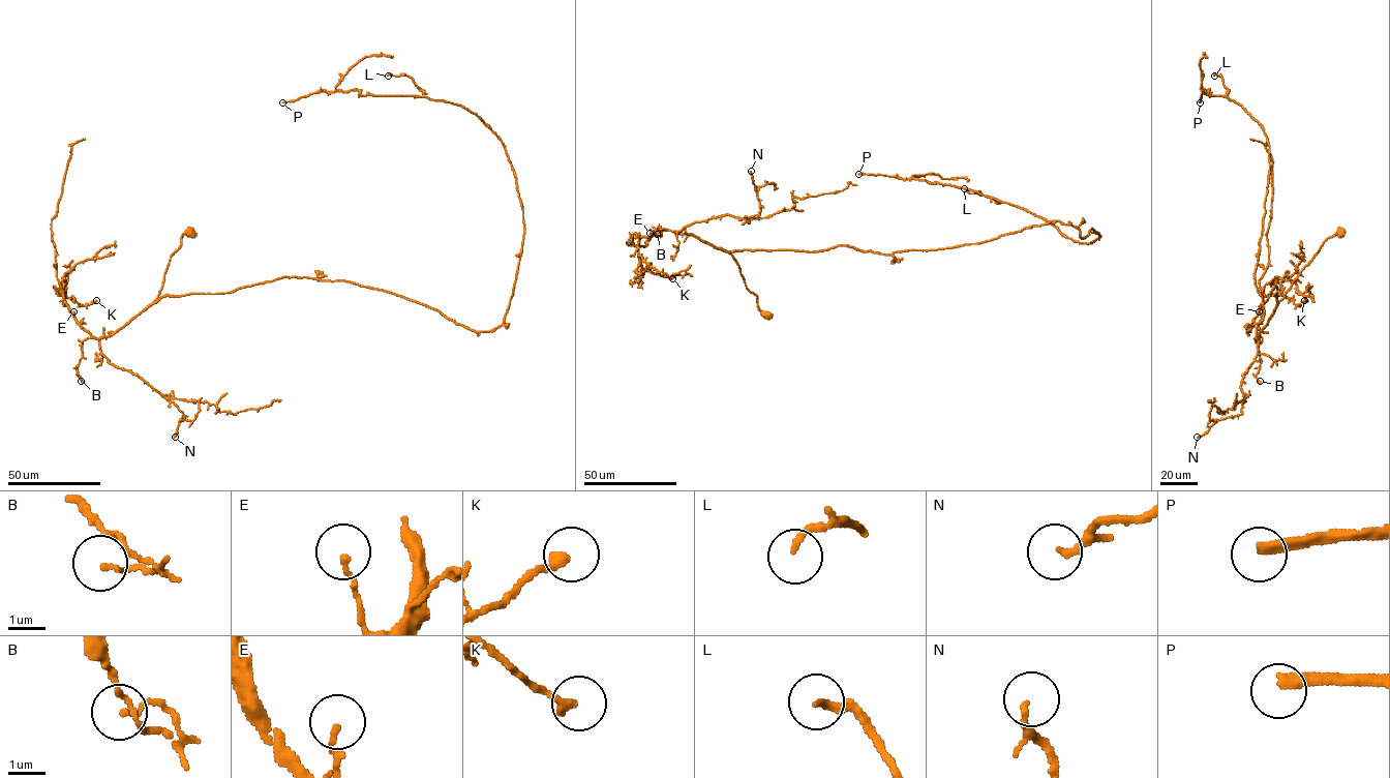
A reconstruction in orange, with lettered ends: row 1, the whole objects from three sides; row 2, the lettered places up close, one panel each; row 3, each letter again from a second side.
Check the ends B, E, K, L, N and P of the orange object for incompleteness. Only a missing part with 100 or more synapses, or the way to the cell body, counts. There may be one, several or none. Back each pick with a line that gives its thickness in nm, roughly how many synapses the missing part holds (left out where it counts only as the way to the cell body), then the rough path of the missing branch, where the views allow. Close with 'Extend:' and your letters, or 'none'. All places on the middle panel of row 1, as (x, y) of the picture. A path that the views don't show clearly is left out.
P: Thickness 300 nm. Roughly 170 synapses. Course of what is missing: (858, 174), (811, 175), (773, 181), (763, 178), (722, 200)
Extend: P

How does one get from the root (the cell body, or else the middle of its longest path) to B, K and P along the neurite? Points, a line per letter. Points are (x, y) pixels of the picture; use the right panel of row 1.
B: (1340, 232), (1323, 243), (1276, 304), (1259, 337), (1255, 338), (1261, 360), (1256, 376), (1260, 381)
K: (1340, 232), (1323, 243), (1257, 337), (1266, 285), (1278, 281), (1282, 294), (1298, 306), (1304, 300)
P: (1340, 232), (1278, 303), (1271, 281), (1247, 331), (1264, 312), (1269, 145), (1238, 103), (1209, 90), (1200, 102)

